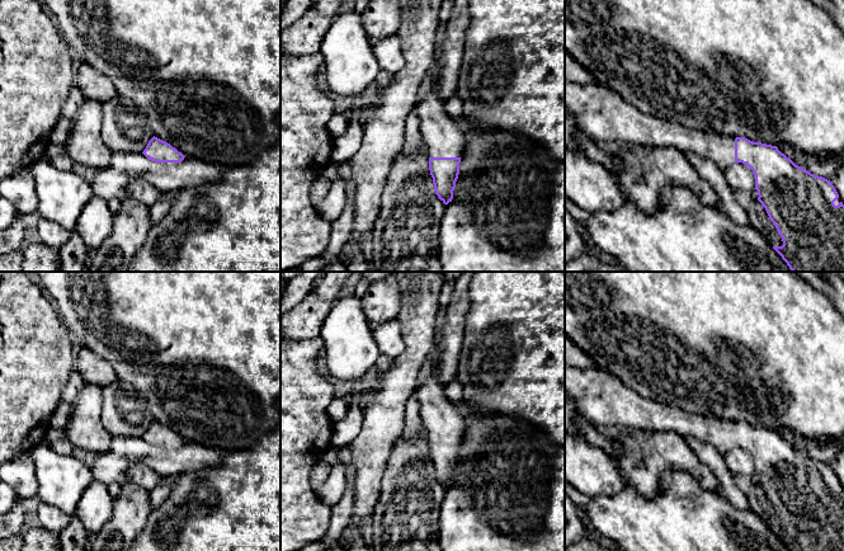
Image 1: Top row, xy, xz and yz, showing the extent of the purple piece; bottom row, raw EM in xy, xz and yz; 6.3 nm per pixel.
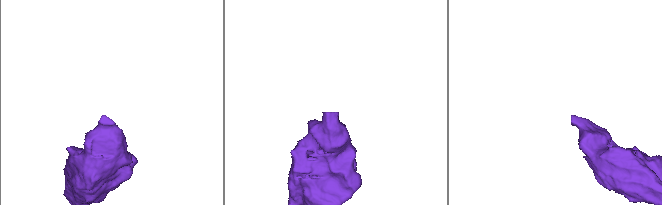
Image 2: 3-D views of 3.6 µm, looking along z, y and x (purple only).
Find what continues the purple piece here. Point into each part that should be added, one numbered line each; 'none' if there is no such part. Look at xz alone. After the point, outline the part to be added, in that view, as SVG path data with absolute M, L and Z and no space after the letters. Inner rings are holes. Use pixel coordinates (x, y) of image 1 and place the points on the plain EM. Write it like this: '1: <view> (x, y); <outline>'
1: xz (443, 420); M423 376L415 395L429 442L462 442L466 423L461 406L447 400L445 386L438 376Z

